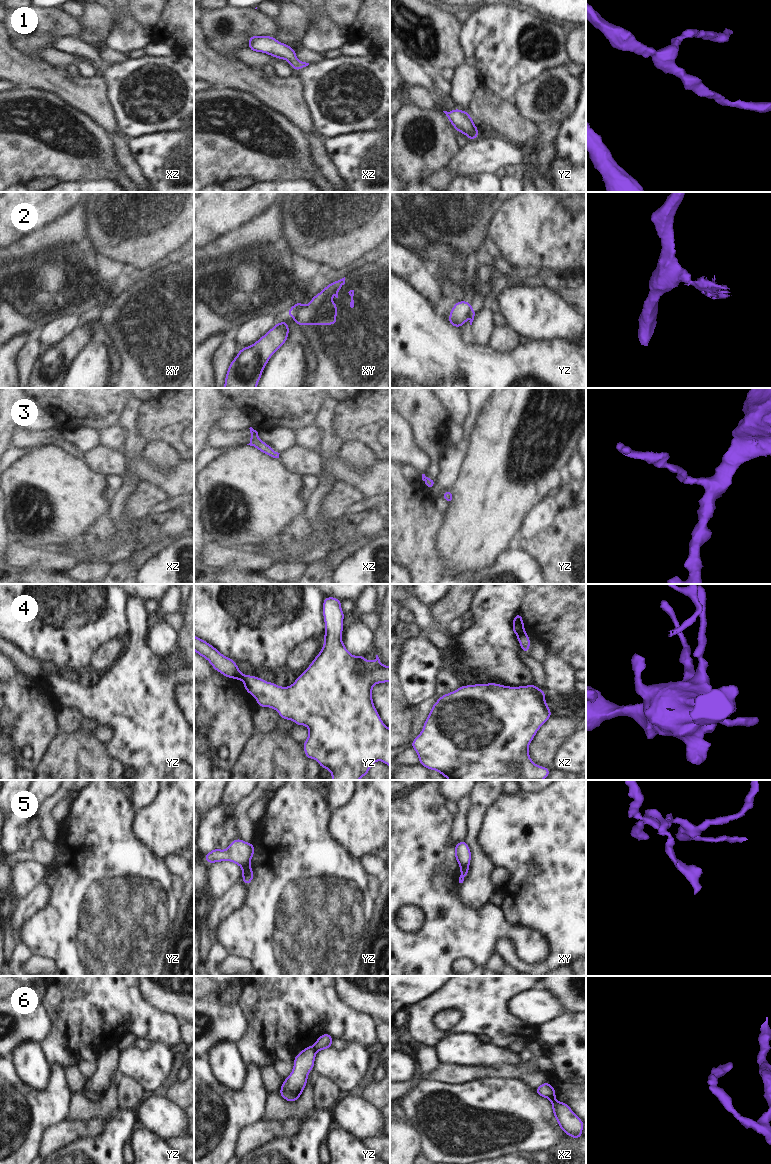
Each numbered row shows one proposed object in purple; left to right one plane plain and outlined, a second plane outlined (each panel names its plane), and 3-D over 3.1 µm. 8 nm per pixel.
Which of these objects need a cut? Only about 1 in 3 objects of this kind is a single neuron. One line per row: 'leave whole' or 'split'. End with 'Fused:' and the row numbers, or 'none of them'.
1: leave whole
2: split
3: leave whole
4: split
5: split
6: split
Fused: 2, 4, 5, 6

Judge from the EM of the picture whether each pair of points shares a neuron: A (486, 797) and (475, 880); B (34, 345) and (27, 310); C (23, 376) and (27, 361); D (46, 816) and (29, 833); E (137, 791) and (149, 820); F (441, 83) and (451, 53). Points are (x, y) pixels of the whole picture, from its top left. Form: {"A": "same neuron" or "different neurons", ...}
{"A": "same neuron", "B": "different neurons", "C": "same neuron", "D": "different neurons", "E": "different neurons", "F": "different neurons"}

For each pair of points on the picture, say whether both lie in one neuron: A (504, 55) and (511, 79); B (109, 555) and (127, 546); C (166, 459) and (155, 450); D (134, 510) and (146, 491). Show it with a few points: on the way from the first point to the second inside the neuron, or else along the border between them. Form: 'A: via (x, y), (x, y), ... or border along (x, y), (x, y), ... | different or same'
A: via (504, 61), (505, 73) | same
B: via (113, 552), (123, 547) | same
C: via (163, 456), (158, 453) | same
D: via (138, 505), (145, 496) | same

